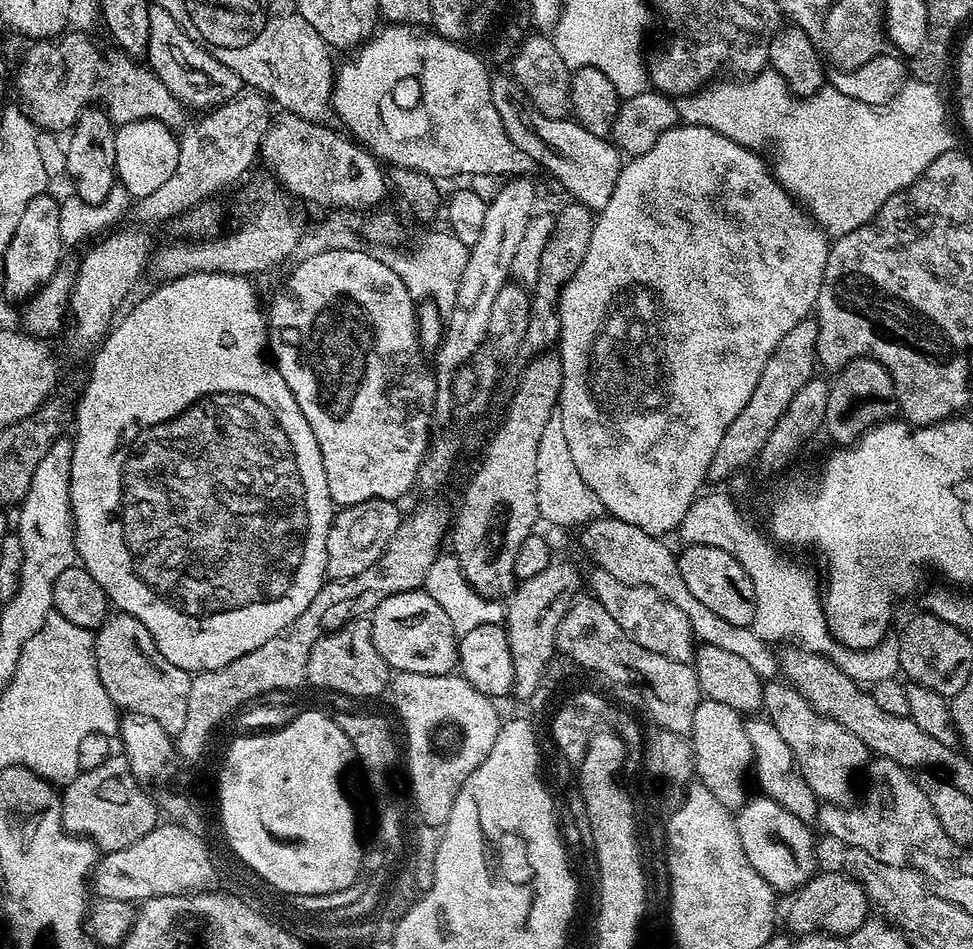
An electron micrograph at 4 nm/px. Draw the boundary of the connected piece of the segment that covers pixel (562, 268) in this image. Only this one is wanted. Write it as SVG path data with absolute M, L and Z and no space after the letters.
M568 202L561 212L555 213L555 217L554 230L546 242L546 250L542 250L542 266L538 270L538 278L530 288L530 326L526 326L523 347L529 348L529 353L532 354L549 351L560 339L560 295L570 278L574 278L574 270L582 266L582 258L586 258L594 223L593 209L575 202Z

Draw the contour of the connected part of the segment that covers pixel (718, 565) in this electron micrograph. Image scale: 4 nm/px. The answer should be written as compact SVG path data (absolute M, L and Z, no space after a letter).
M690 544L683 550L685 552L681 551L678 556L678 570L686 582L686 587L694 593L694 598L698 598L702 606L707 606L714 614L718 614L718 618L723 618L733 626L749 627L756 605L754 582L750 574L746 574L738 558L726 554L726 550L718 550L718 546Z

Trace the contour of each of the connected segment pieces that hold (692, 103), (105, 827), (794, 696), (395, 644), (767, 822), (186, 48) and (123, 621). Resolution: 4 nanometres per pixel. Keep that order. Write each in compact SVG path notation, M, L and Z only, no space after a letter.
M765 70L760 75L745 79L743 82L736 78L724 78L693 95L683 97L678 104L678 116L685 124L697 124L703 128L709 128L726 138L730 138L735 144L741 144L753 150L764 150L767 144L773 144L776 147L776 156L780 159L777 164L774 164L776 179L779 180L787 192L792 193L793 197L807 209L817 225L823 228L829 237L835 238L850 234L850 230L858 230L858 226L862 226L874 219L876 212L892 195L910 187L915 180L920 179L924 175L925 170L934 162L934 158L953 151L952 132L948 129L948 112L944 109L944 100L940 97L940 90L935 84L927 84L921 80L908 78L895 100L887 107L879 108L864 105L862 102L855 101L854 98L840 94L838 90L829 86L821 88L820 91L815 92L812 96L797 98L793 96L790 89L786 86L786 82L777 72Z
M123 754L108 756L96 767L81 769L79 775L63 787L60 799L63 828L72 835L91 840L101 851L125 849L159 823L160 811L147 792L134 778Z
M787 682L765 683L762 712L778 729L778 734L782 734L786 746L790 746L790 754L794 754L796 759L796 771L808 783L810 790L814 790L816 797L829 804L843 805L849 799L848 775L852 772L852 764L863 765L869 759L867 746L854 738L846 726L814 710L799 690Z
M423 590L394 594L370 613L372 637L378 654L396 672L446 676L458 668L458 633L450 626L446 610Z
M763 794L757 795L757 797L757 800L749 799L745 802L734 816L738 838L742 842L742 850L746 850L746 858L750 858L750 866L754 866L754 870L758 870L758 874L762 874L762 878L772 889L780 894L783 892L795 893L818 871L816 844L812 841L811 831L813 829L809 825L803 824L794 814L790 814L790 810L782 810L782 806L778 806L778 802L774 802L770 797Z
M155 4L150 6L150 42L147 52L147 65L170 94L174 94L180 104L186 108L210 110L241 95L242 82L238 74L234 74L234 70L223 66L207 51L195 44L178 22L175 22L166 10Z
M122 611L109 615L94 639L98 678L102 678L102 686L106 686L117 709L154 718L167 732L179 734L186 726L192 676L161 654L150 630L136 616Z

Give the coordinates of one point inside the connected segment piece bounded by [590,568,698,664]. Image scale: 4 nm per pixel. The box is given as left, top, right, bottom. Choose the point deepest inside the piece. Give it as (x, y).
(649, 619)

